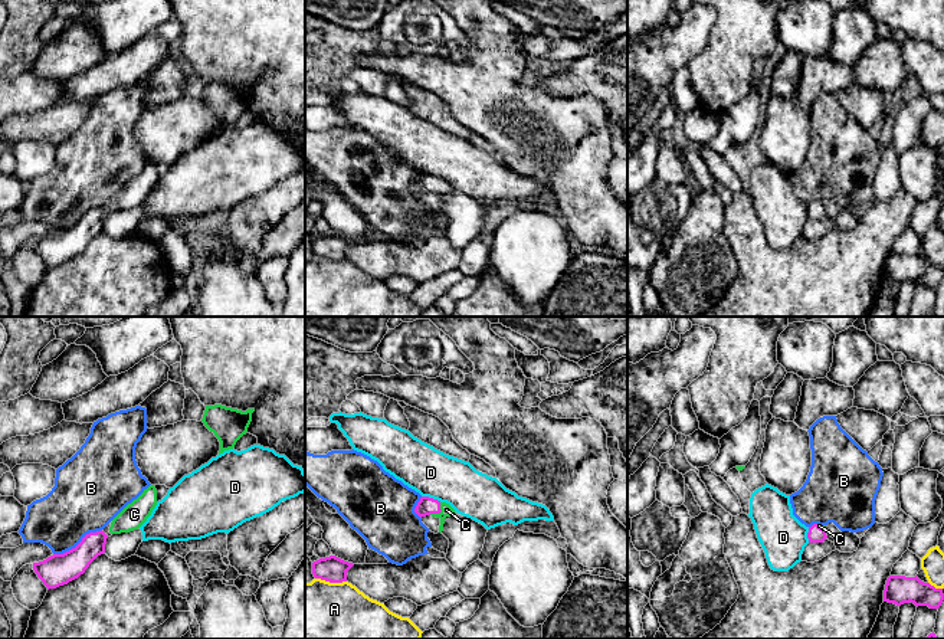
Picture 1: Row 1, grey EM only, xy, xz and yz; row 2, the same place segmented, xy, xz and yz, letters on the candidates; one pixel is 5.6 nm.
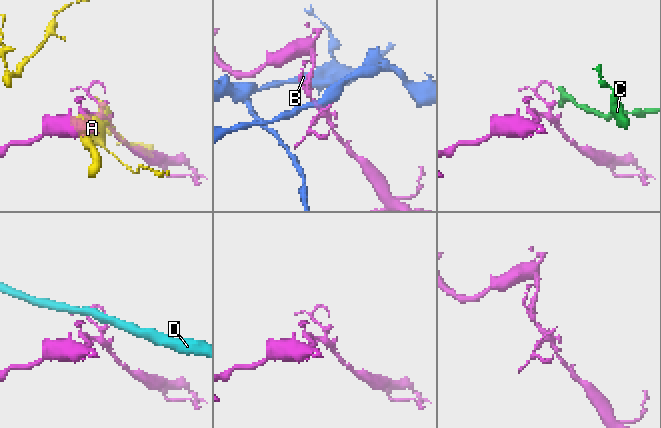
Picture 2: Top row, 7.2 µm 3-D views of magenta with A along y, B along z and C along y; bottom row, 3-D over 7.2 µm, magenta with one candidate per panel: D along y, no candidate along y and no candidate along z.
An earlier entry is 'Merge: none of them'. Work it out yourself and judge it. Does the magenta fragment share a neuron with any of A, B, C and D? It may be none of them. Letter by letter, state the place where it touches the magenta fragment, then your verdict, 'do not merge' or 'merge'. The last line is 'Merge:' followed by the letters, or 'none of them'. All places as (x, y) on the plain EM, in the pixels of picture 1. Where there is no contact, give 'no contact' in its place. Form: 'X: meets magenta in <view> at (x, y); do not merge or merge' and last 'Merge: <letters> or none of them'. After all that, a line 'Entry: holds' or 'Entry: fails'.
A: meets magenta in xz at (331, 259); do not merge
B: meets magenta in xy at (78, 222); do not merge
C: meets magenta in xz at (438, 190); merge
D: meets magenta in xz at (432, 176); do not merge
Merge: C
Entry: fails

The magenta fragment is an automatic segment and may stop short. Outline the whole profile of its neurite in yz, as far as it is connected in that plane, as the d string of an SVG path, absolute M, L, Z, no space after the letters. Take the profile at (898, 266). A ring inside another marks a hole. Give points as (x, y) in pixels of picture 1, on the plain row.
M889 253L884 268L884 279L897 284L911 279L917 285L928 284L930 286L938 286L943 278L943 266L935 266L930 260L921 259L917 253Z

